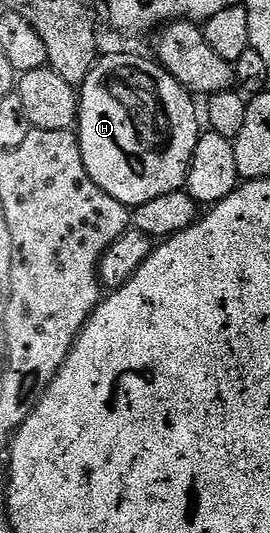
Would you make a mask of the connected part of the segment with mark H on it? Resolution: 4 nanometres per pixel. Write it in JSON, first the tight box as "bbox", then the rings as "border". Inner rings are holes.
{"bbox":[77,55,201,209],"border":[[[106,55],[95,60],[94,69],[89,73],[87,80],[81,84],[81,90],[78,92],[77,134],[81,145],[81,157],[85,161],[85,169],[89,173],[89,177],[101,190],[109,193],[109,197],[121,201],[127,208],[134,209],[145,205],[145,201],[153,201],[153,197],[165,197],[165,193],[173,193],[186,188],[187,170],[191,167],[193,153],[197,149],[197,141],[201,134],[201,115],[200,112],[199,115],[195,112],[196,100],[191,92],[182,87],[168,71],[160,67],[154,58],[146,59],[143,55]]]}

